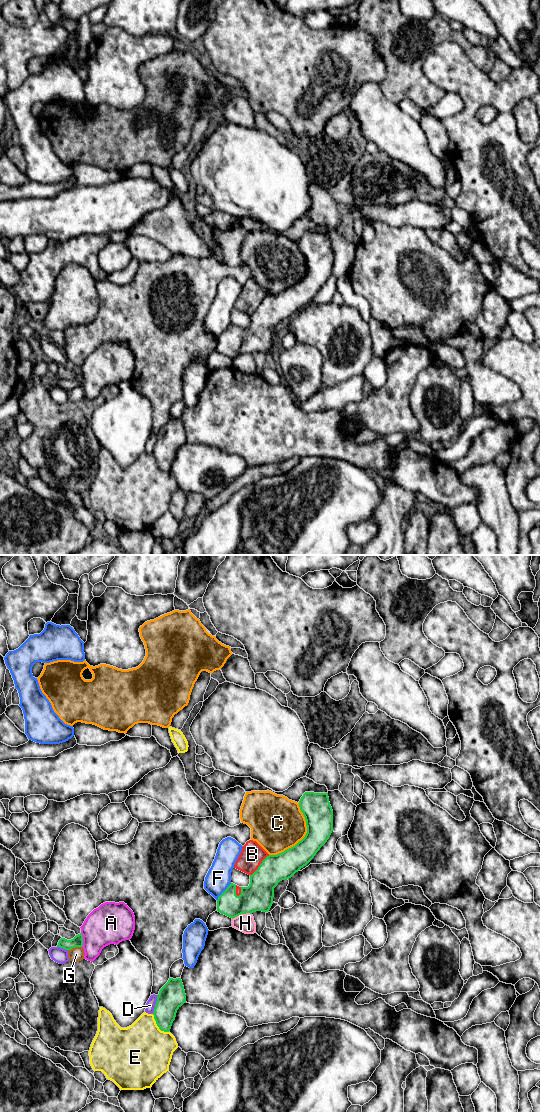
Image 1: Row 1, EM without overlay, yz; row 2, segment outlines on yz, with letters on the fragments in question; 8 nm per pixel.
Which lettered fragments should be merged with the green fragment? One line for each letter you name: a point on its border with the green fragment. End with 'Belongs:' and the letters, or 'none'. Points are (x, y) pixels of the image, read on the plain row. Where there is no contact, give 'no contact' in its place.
B: meets green in yz at (260, 305)
Belongs: B

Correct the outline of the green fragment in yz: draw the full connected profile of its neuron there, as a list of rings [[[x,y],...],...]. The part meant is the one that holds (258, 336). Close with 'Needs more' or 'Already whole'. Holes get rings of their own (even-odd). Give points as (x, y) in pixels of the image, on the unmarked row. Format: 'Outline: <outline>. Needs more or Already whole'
Outline: [[[305,232],[299,247],[306,260],[305,277],[277,295],[269,295],[256,281],[247,281],[234,308],[248,314],[250,324],[239,327],[231,323],[218,337],[218,352],[232,359],[256,351],[268,352],[278,323],[306,306],[327,282],[333,271],[328,233]]]. Needs more

